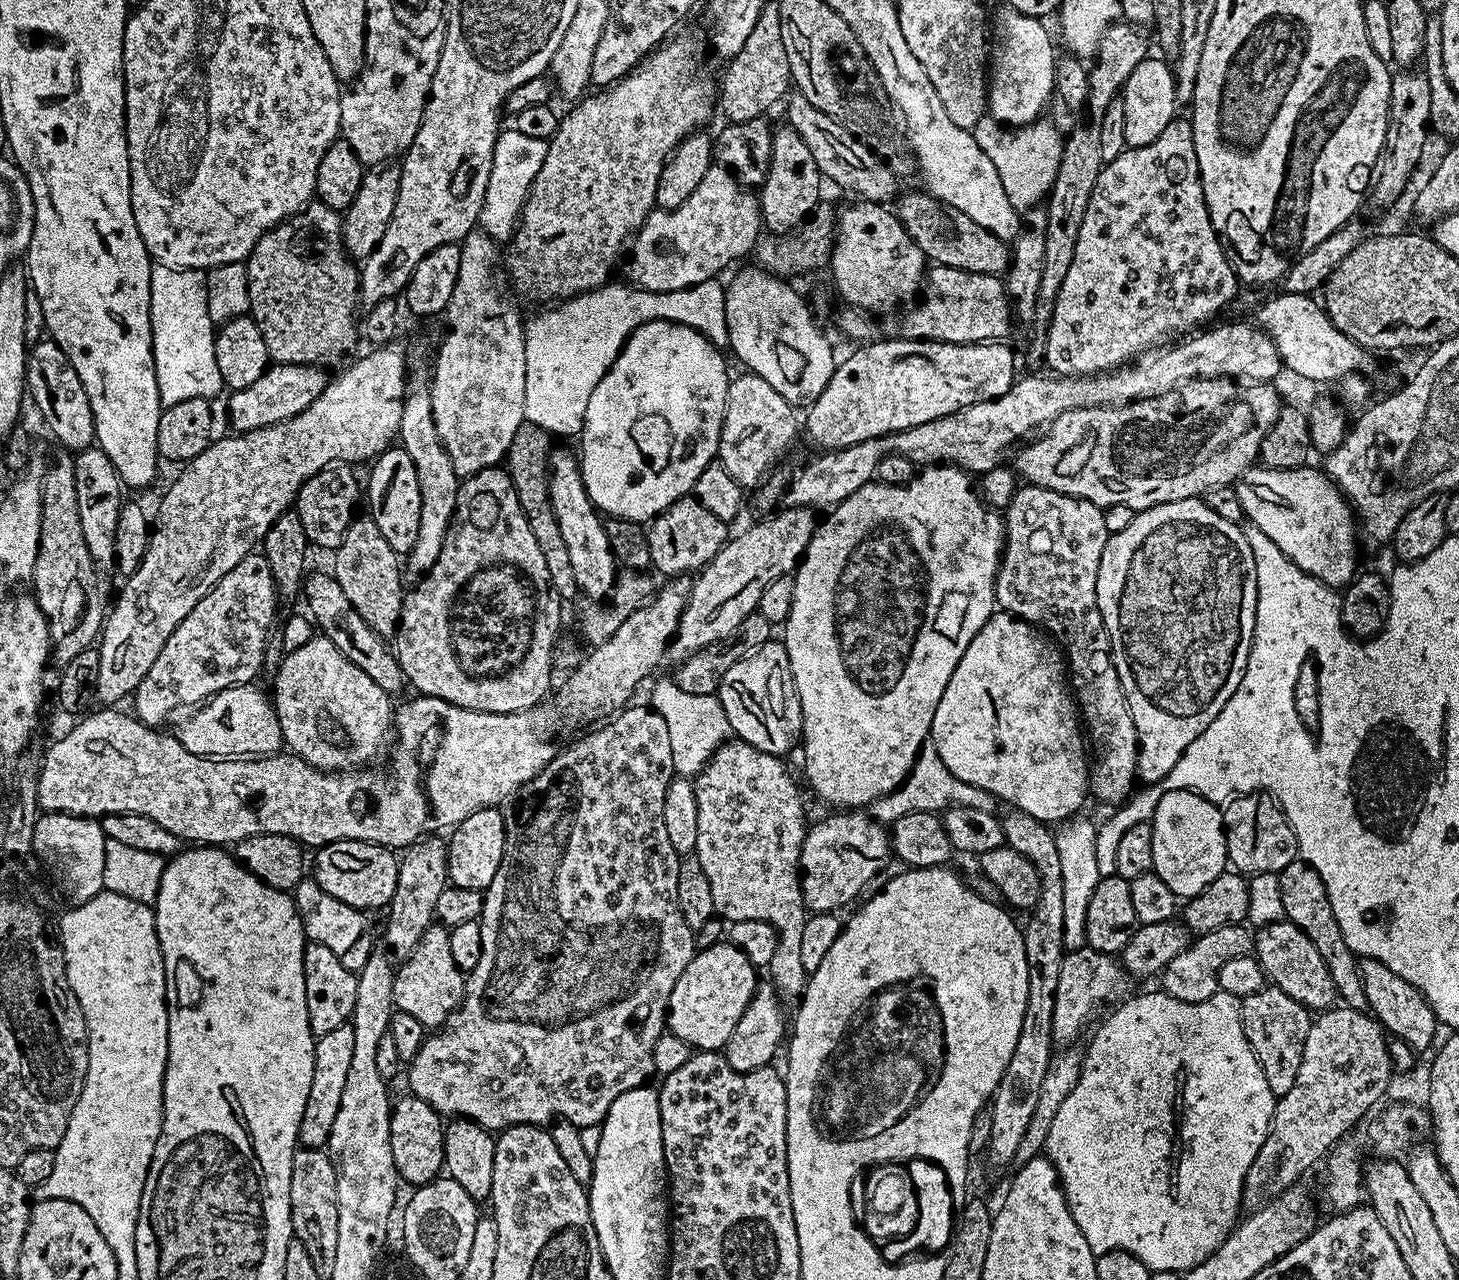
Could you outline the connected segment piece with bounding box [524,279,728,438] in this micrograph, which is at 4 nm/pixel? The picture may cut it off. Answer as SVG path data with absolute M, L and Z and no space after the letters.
M719 279L698 282L698 286L690 286L682 290L666 290L650 292L631 286L626 282L615 284L609 282L594 289L583 292L581 296L571 297L557 303L549 312L540 312L531 321L527 321L524 329L526 342L526 406L524 418L527 423L546 430L553 437L579 437L584 430L586 406L590 402L590 394L594 394L594 386L602 382L602 378L610 370L612 363L628 341L628 336L638 326L655 320L674 322L682 326L690 326L698 330L705 338L717 346L727 345L728 329L726 328L726 288Z

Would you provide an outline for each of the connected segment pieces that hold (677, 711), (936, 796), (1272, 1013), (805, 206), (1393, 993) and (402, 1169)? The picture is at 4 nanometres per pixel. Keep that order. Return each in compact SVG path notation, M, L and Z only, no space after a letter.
M668 678L653 686L650 707L662 714L662 718L666 718L670 750L674 753L674 773L681 777L692 778L699 774L713 752L729 739L726 710L722 710L719 695L686 694L686 690L681 690L675 679Z
M925 746L920 750L920 756L916 764L910 770L903 784L895 788L889 796L875 800L870 805L870 812L875 819L885 826L891 826L902 814L914 814L915 812L943 813L945 810L956 807L972 807L974 810L982 810L995 813L998 801L986 790L978 786L970 786L962 782L962 778L954 778L950 770L946 770L946 762L936 752L935 748Z
M1265 986L1256 993L1252 993L1249 996L1243 997L1239 1001L1240 1005L1240 1021L1244 1027L1244 1033L1246 1038L1250 1042L1250 1046L1254 1050L1254 1054L1258 1058L1258 1066L1262 1066L1262 1074L1266 1074L1266 1082L1270 1085L1270 1090L1277 1096L1277 1098L1290 1094L1290 1089L1294 1087L1294 1078L1298 1078L1298 1066L1302 1066L1302 1046L1306 1046L1306 1034L1310 1034L1310 1026L1313 1022L1313 1017L1310 1015L1309 1009L1305 1008L1304 1005L1294 1002L1294 998L1290 998L1290 994L1286 994L1275 986Z
M781 128L773 133L769 172L758 188L760 218L763 227L772 234L784 234L796 228L812 215L812 211L822 200L822 177L818 170L818 162L814 162L810 150L792 128Z
M1367 958L1359 961L1362 990L1366 990L1368 1012L1379 1020L1385 1033L1391 1034L1395 1039L1402 1040L1413 1048L1413 1051L1422 1052L1434 1040L1438 1021L1430 1002L1406 978L1398 978L1390 966L1380 960Z
M404 1094L400 1101L391 1105L390 1145L393 1150L394 1166L399 1179L406 1185L419 1186L428 1184L441 1175L444 1166L444 1130L445 1121L440 1113L422 1098Z

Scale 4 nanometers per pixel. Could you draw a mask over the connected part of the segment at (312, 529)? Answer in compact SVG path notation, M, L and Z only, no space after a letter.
M340 464L330 468L323 468L314 478L310 478L298 490L294 511L298 518L302 518L302 526L306 530L309 541L320 548L335 550L346 530L352 525L354 517L357 515L356 503L362 500L362 484L356 481L353 465Z

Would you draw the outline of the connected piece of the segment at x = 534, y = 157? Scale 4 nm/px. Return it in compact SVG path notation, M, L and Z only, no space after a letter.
M515 126L505 127L501 131L500 137L494 142L494 162L490 166L490 182L486 186L486 198L480 211L479 231L485 232L497 242L511 241L512 233L520 223L520 211L524 208L530 186L534 178L538 178L542 162L546 162L547 149L547 140L529 138Z

